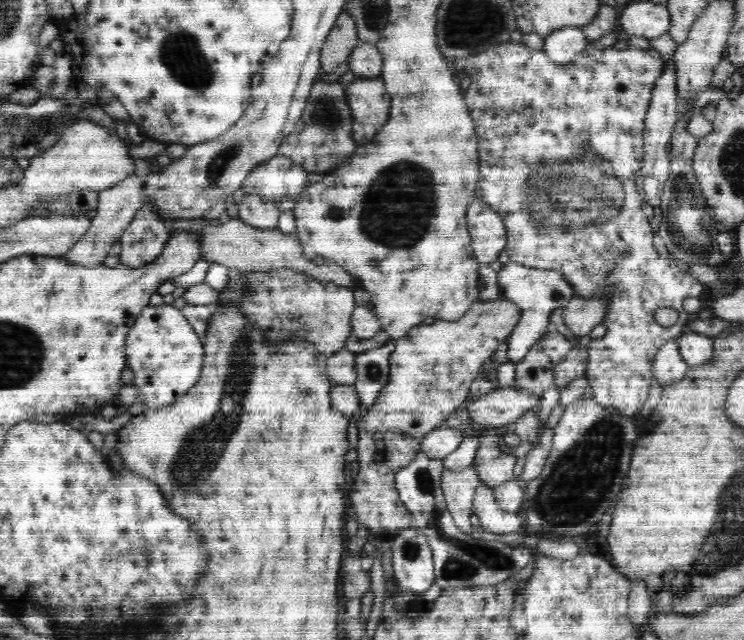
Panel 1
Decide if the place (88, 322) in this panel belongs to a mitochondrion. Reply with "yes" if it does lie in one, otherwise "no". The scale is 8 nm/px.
no

